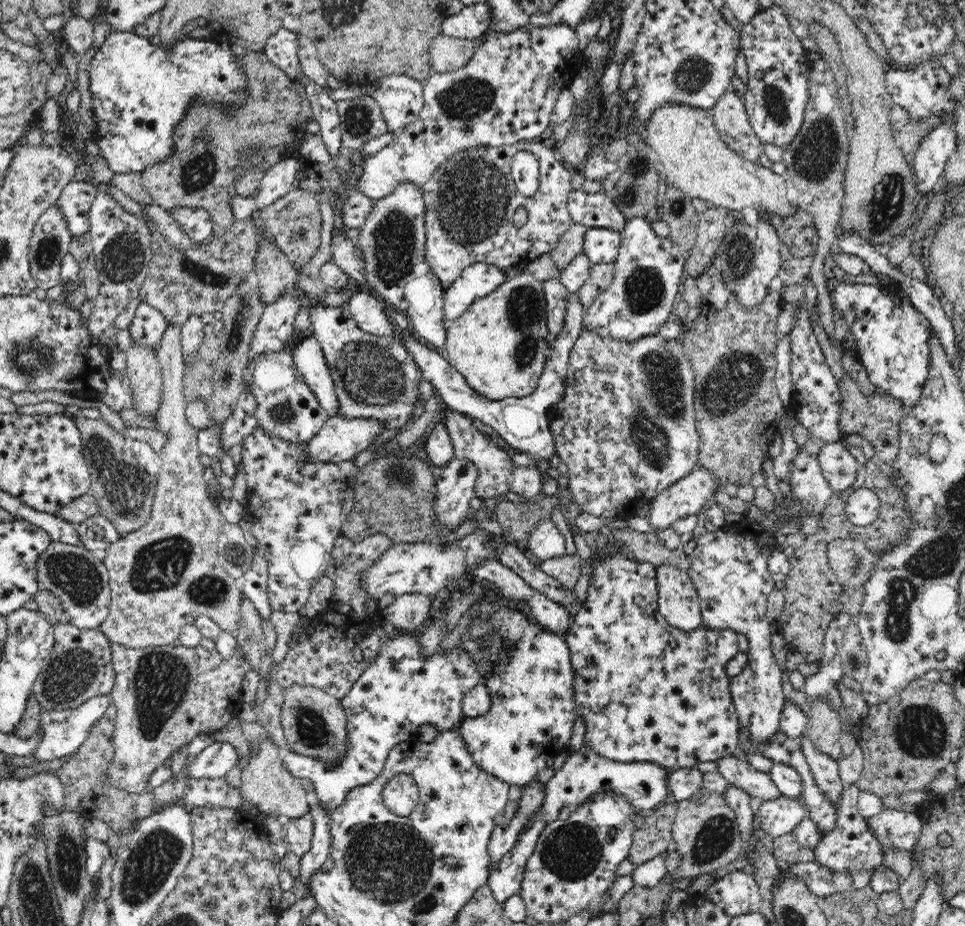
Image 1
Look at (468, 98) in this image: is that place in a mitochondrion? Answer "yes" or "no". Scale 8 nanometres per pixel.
yes

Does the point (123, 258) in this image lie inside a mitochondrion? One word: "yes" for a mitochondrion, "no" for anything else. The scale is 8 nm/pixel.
yes

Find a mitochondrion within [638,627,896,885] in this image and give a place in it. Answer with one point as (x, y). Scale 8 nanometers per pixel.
(715, 837)

